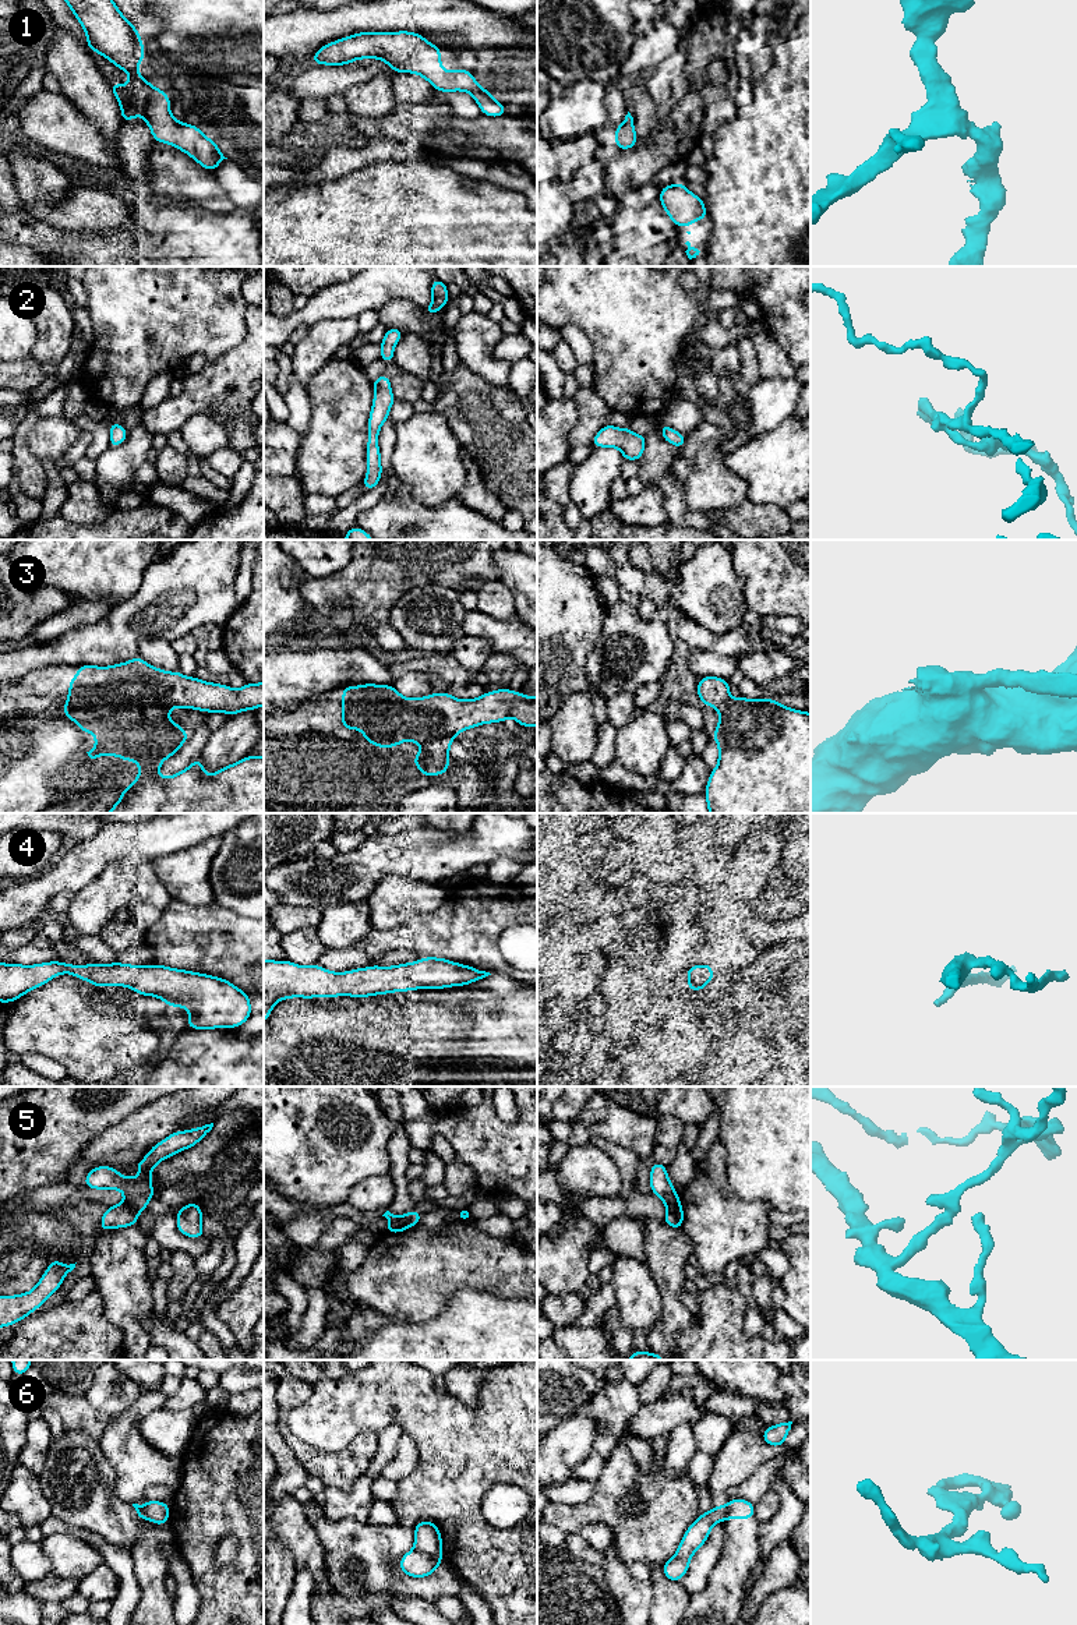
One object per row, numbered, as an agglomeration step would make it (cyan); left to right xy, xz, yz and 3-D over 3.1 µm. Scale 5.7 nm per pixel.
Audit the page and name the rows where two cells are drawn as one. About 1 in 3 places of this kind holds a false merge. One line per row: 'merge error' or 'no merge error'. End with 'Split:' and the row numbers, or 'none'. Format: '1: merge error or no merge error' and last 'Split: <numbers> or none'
1: no merge error
2: no merge error
3: merge error
4: no merge error
5: merge error
6: merge error
Split: 3, 5, 6

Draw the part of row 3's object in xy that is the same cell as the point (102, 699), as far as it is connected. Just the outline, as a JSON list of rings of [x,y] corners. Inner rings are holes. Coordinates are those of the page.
[[[140,656],[110,667],[78,665],[78,674],[70,679],[67,704],[60,711],[80,724],[82,734],[95,734],[96,745],[86,752],[91,759],[112,755],[140,764],[134,783],[106,813],[264,813],[264,756],[246,756],[211,776],[204,773],[198,757],[183,771],[159,777],[160,763],[190,735],[169,720],[169,710],[179,707],[177,696],[191,688],[191,677],[153,668]]]

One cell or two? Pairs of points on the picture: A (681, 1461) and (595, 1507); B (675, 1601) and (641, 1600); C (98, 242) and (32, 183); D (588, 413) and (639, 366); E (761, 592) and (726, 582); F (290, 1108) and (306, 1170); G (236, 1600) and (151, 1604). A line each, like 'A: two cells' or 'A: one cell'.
A: two cells
B: two cells
C: two cells
D: two cells
E: two cells
F: one cell
G: two cells

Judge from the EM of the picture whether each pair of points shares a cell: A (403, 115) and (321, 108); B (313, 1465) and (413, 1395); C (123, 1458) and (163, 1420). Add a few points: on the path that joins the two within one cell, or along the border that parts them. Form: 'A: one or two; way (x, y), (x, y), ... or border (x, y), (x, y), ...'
A: two; border (328, 112), (321, 119), (313, 122), (297, 122)
B: two; border (357, 1435), (335, 1452), (321, 1452), (300, 1441)
C: two; border (154, 1409), (142, 1419), (140, 1433), (172, 1456)

